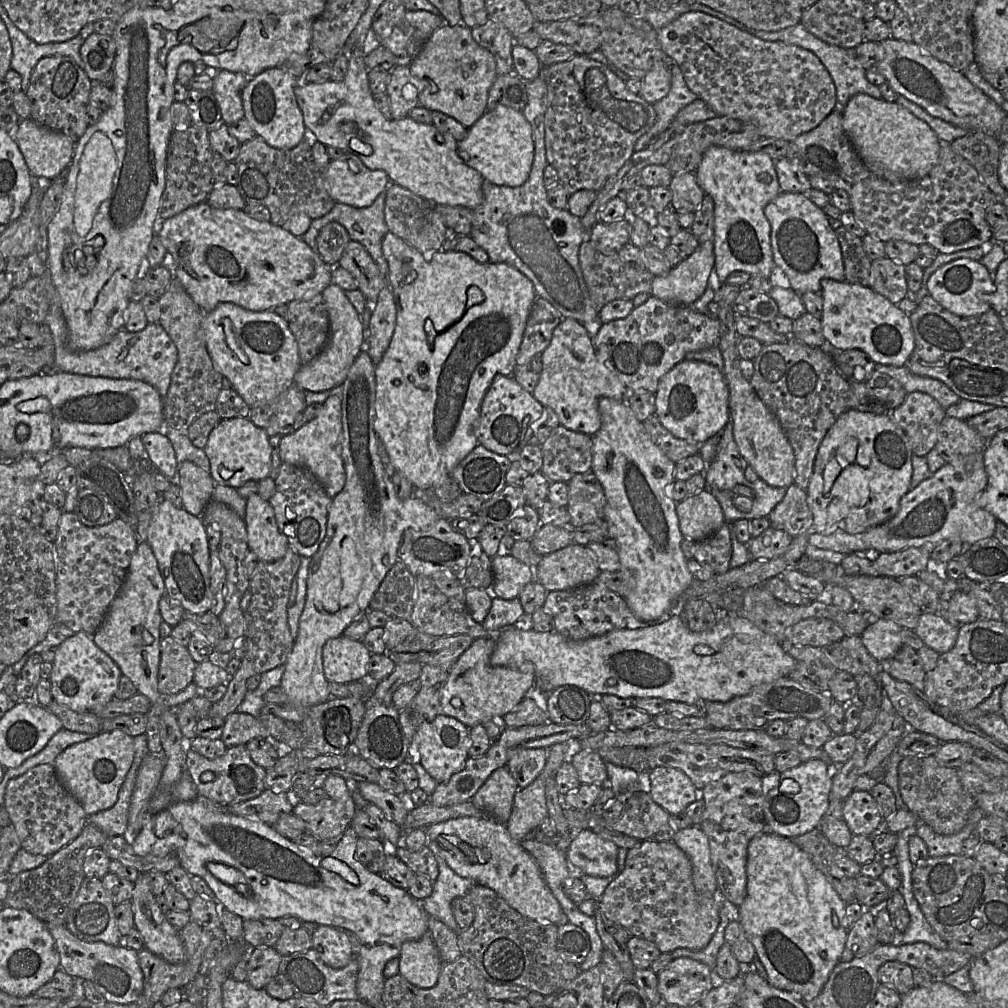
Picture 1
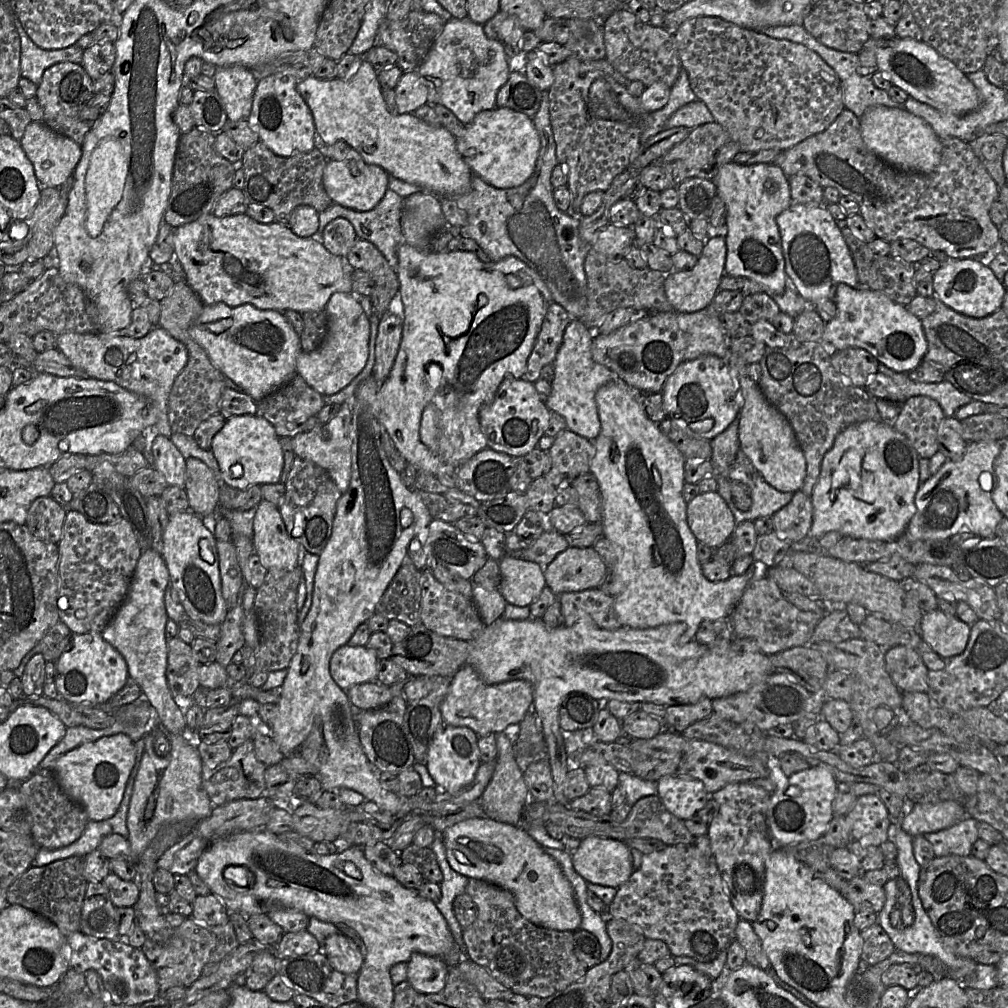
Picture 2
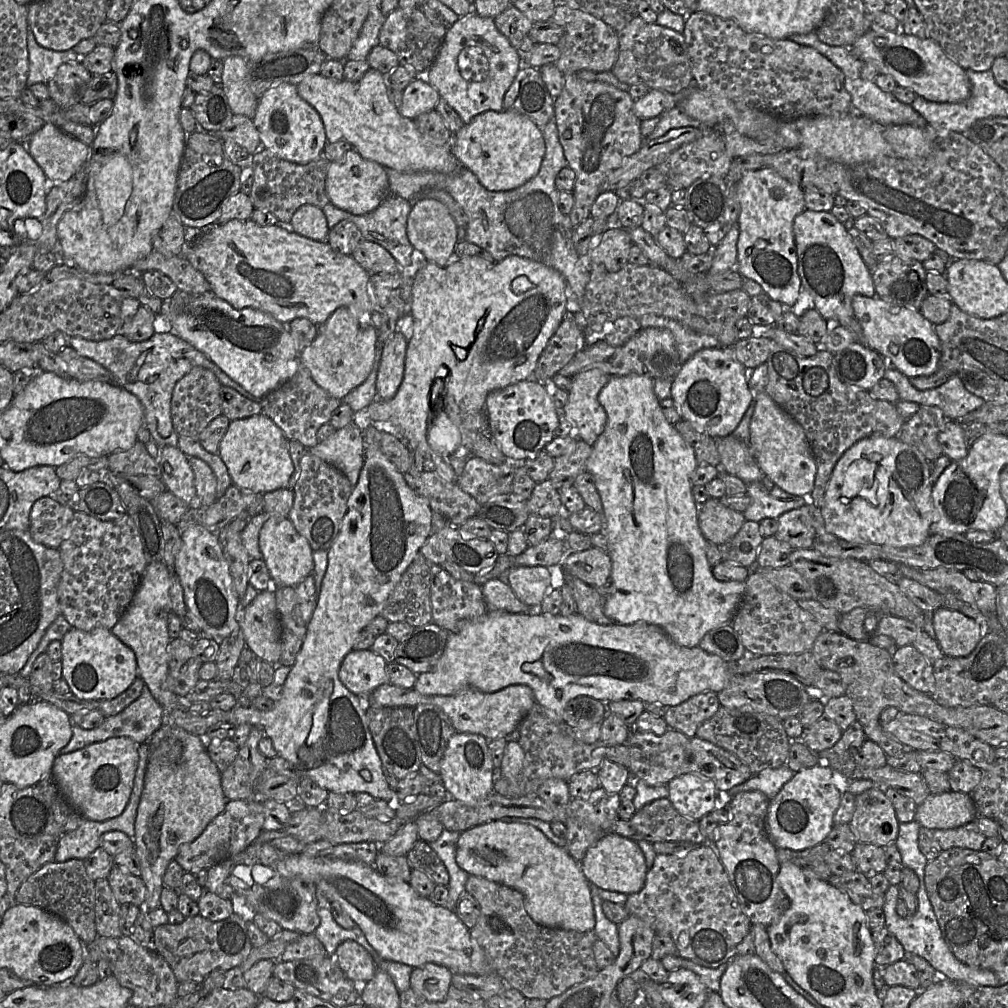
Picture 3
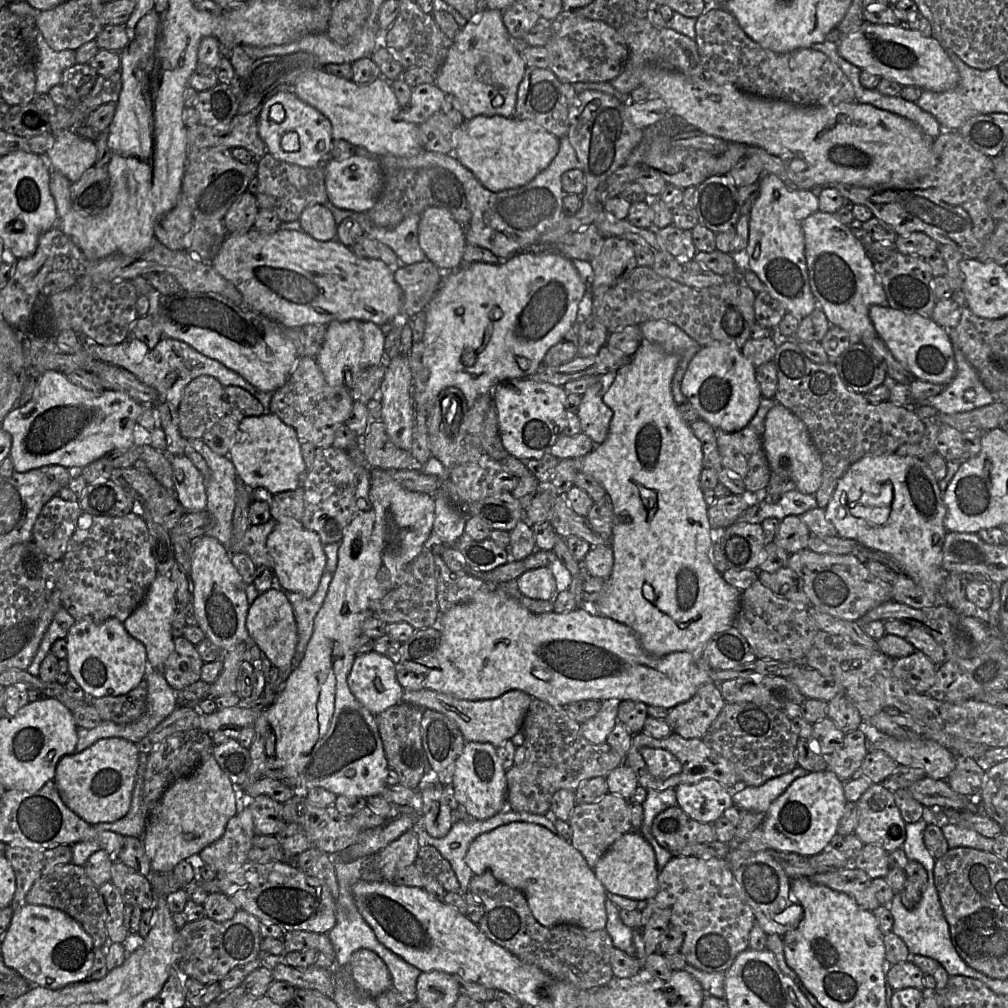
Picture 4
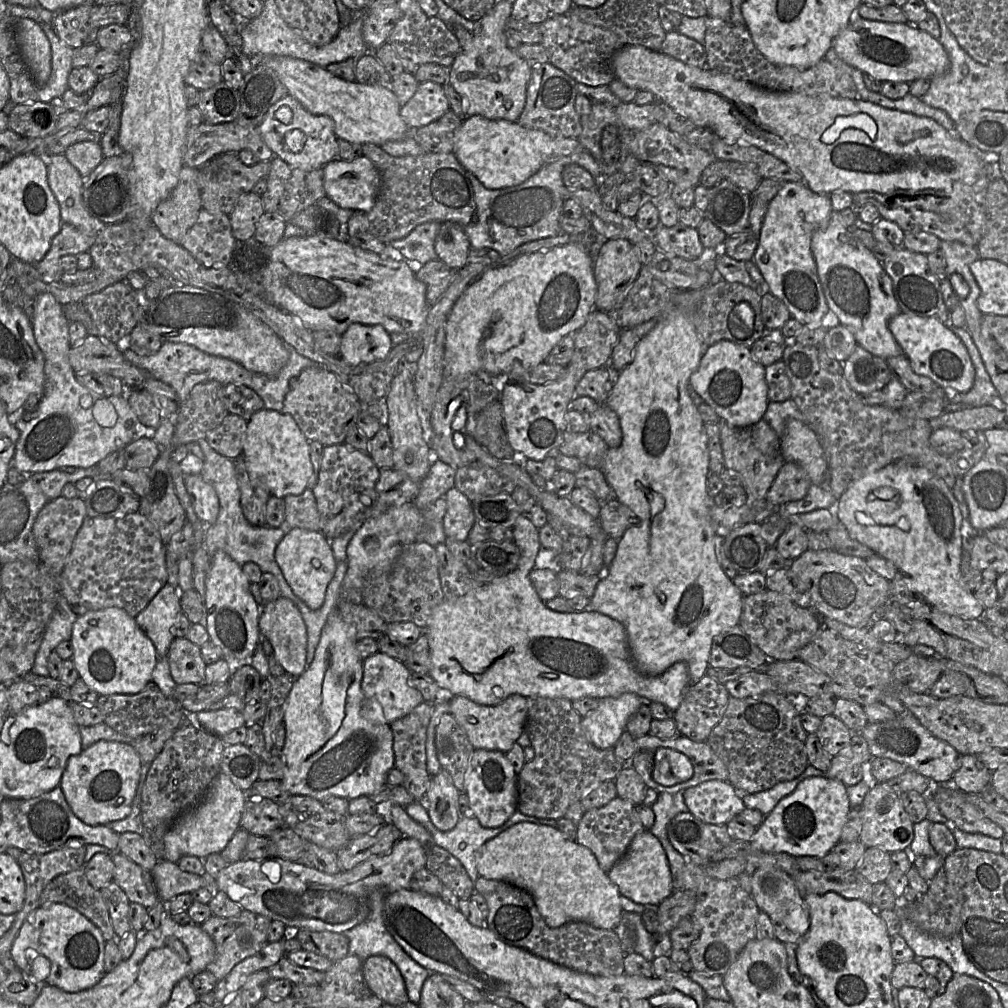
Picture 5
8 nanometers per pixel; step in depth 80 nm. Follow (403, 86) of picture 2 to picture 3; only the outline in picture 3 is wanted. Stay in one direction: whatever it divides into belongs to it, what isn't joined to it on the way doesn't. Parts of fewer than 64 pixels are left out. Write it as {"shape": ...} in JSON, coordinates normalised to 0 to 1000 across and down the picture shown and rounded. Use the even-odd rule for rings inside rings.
{"shape":[[[417,73],[400,89],[396,111],[400,116],[412,119],[416,114],[431,109],[437,97],[435,90]]]}

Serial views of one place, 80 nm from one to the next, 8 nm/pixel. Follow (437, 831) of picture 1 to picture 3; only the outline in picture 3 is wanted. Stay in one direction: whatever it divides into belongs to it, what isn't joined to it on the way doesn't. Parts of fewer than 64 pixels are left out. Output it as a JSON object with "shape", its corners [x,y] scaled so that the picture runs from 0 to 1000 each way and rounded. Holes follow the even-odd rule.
{"shape":[[[491,813],[463,822],[453,835],[452,855],[465,868],[517,885],[524,908],[534,918],[572,925],[590,920],[587,879],[575,856],[530,819]]]}

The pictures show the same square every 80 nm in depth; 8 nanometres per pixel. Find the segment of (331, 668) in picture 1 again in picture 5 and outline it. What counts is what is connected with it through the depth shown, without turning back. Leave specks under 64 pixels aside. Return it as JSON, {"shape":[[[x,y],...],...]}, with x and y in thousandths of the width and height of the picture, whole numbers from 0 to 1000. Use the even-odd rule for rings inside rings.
{"shape":[[[375,646],[360,655],[360,673],[358,684],[363,691],[372,692],[379,699],[384,717],[397,713],[421,696],[418,687],[405,678],[408,666],[392,653]]]}

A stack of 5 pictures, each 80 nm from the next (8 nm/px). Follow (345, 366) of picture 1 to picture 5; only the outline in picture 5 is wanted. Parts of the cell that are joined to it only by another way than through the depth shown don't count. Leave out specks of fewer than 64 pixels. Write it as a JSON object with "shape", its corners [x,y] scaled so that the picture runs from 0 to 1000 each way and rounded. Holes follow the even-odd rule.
{"shape":[[[350,320],[338,331],[336,354],[349,363],[366,361],[381,357],[390,343],[380,323]]]}

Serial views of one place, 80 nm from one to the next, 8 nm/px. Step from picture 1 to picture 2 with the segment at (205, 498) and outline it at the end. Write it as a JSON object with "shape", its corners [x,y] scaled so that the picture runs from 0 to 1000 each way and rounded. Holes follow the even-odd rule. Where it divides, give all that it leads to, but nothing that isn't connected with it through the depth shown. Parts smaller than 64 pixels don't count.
{"shape":[[[195,454],[185,455],[184,481],[188,507],[197,512],[214,508],[220,479],[210,466]]]}

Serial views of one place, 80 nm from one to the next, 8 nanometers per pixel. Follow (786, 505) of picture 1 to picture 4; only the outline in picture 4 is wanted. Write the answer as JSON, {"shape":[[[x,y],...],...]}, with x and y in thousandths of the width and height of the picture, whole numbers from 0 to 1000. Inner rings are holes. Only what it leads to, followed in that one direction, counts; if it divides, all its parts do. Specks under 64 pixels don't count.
{"shape":[[[782,511],[774,517],[769,538],[784,551],[802,544],[805,528],[792,511]]]}

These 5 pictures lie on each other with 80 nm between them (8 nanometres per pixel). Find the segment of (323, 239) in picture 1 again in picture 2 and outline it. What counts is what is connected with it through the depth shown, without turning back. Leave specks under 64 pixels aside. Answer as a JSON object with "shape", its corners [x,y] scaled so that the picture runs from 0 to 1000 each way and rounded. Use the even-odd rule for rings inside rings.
{"shape":[[[341,216],[326,220],[319,230],[319,242],[330,253],[343,255],[355,234],[351,224]]]}

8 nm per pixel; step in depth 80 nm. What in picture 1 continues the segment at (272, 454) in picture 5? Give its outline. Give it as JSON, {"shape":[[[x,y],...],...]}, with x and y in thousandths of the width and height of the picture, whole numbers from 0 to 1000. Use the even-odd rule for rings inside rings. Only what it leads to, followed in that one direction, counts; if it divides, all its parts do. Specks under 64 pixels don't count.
{"shape":[[[246,415],[219,416],[208,429],[202,448],[208,457],[207,469],[213,479],[236,485],[247,476],[268,473],[271,443],[265,429]]]}

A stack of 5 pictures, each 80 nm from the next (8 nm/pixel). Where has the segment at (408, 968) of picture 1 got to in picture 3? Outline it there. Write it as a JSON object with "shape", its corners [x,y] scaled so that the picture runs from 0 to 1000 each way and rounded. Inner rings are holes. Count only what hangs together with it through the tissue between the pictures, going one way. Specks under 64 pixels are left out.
{"shape":[[[424,955],[410,960],[407,968],[408,981],[426,994],[437,994],[443,988],[448,977],[449,965],[441,958]]]}

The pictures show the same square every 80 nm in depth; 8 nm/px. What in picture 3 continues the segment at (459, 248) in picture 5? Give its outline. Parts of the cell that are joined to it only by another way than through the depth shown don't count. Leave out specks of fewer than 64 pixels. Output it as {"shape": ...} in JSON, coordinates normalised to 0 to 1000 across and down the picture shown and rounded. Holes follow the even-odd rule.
{"shape":[[[416,195],[409,200],[404,217],[404,234],[411,246],[420,252],[425,260],[436,264],[444,263],[450,256],[450,247],[454,241],[454,223],[444,206],[431,196]]]}

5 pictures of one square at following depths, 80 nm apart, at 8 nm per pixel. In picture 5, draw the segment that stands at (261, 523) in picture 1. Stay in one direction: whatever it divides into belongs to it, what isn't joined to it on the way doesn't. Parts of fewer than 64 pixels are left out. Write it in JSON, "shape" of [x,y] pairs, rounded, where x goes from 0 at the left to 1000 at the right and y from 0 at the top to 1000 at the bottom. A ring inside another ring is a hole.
{"shape":[[[291,524],[284,528],[273,546],[273,556],[292,589],[311,605],[321,599],[324,582],[334,563],[327,540],[327,536],[316,527]]]}

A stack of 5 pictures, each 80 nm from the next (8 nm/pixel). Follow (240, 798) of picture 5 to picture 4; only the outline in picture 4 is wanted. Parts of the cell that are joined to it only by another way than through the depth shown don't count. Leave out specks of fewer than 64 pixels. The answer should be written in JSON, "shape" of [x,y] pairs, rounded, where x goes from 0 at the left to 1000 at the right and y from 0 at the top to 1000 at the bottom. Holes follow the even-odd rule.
{"shape":[[[211,748],[201,751],[189,769],[171,778],[147,808],[141,829],[152,865],[171,865],[179,854],[195,849],[218,832],[226,814],[236,807],[234,784]]]}

